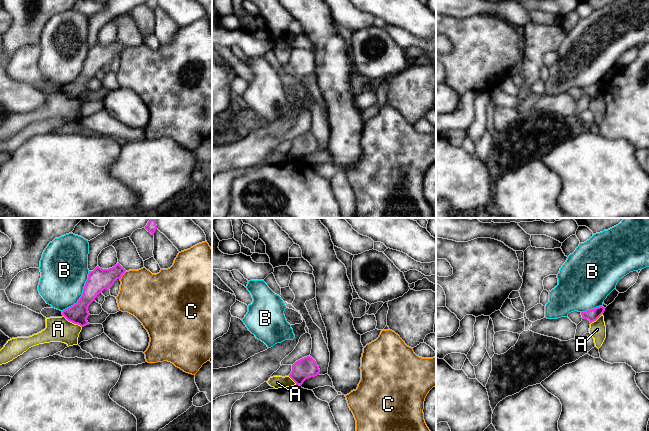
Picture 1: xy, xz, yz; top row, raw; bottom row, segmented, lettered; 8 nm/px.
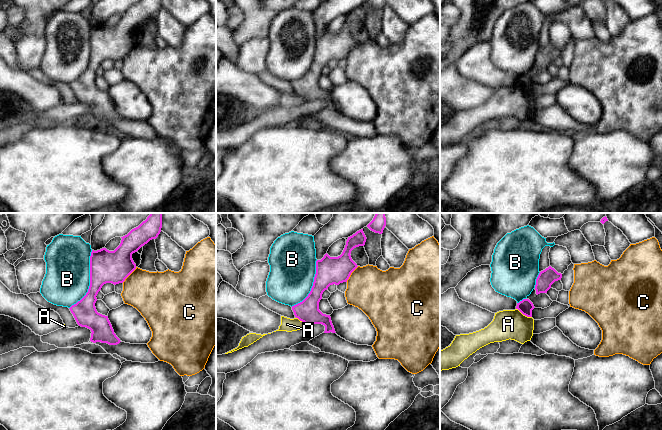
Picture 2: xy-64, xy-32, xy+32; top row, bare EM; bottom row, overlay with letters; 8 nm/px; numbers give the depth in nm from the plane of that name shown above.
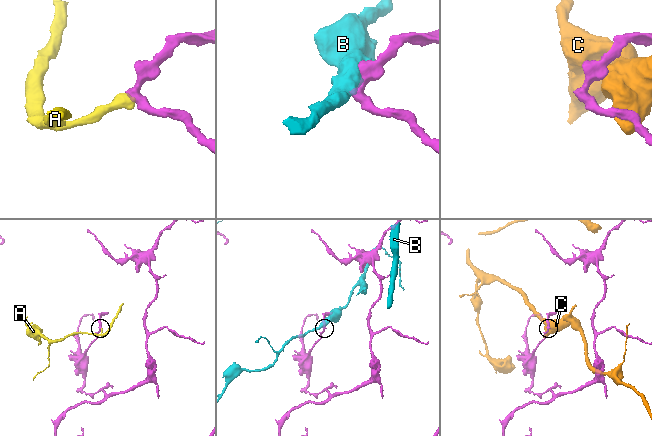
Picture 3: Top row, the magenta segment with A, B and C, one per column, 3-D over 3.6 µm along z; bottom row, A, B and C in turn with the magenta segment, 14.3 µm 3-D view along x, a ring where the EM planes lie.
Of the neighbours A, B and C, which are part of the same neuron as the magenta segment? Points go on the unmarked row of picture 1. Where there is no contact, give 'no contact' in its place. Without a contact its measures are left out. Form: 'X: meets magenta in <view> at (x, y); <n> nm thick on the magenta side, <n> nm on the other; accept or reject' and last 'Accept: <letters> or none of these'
A: meets magenta in xy at (72, 98); 160 nm thick on the magenta side, 200 nm on the other; reject
B: meets magenta in xy at (82, 70); 180 nm thick on the magenta side, 380 nm on the other; reject
C: meets magenta in xy at (122, 50); 180 nm thick on the magenta side, 360 nm on the other; reject
Accept: none of these

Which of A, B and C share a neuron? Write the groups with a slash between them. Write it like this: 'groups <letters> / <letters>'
groups A / B / C

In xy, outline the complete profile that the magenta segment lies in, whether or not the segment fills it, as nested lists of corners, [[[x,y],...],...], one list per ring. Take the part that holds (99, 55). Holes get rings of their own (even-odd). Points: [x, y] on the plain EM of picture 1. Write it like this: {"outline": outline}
{"outline": [[[119,39],[109,45],[102,45],[97,42],[93,47],[89,47],[82,72],[76,80],[63,86],[62,91],[68,97],[81,103],[89,101],[87,97],[90,91],[88,88],[89,81],[104,65],[110,65],[117,55],[121,55],[125,47]]]}

